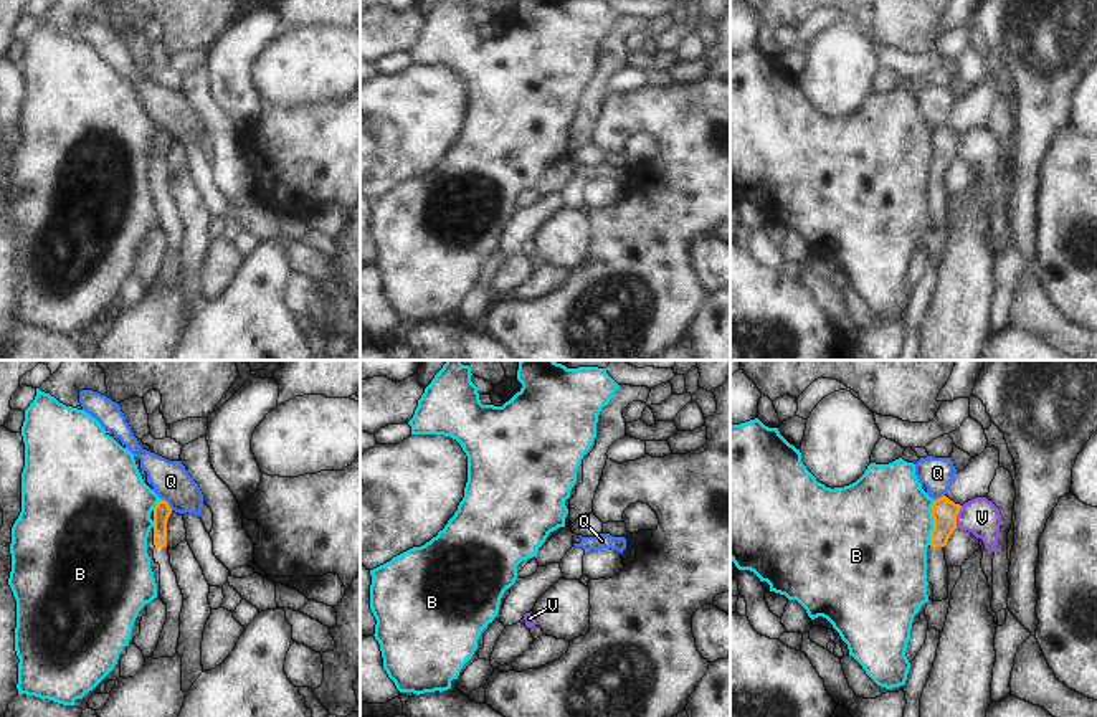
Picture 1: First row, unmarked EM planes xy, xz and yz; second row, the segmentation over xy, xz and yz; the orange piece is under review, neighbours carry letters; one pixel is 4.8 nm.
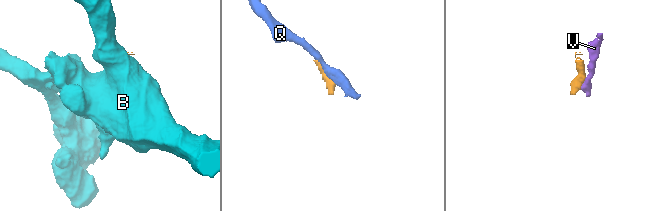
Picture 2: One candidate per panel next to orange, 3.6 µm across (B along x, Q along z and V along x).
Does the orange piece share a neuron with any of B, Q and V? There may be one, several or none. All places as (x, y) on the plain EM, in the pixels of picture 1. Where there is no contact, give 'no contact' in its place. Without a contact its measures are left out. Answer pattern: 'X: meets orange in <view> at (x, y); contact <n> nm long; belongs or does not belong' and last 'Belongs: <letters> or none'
B: meets orange in yz at (934, 152); contact 220 nm long; does not belong
Q: meets orange in xy at (167, 132); contact 90 nm long; does not belong
V: meets orange in yz at (955, 147); contact 120 nm long; does not belong
Belongs: none

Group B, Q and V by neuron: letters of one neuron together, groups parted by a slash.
B / Q / V

